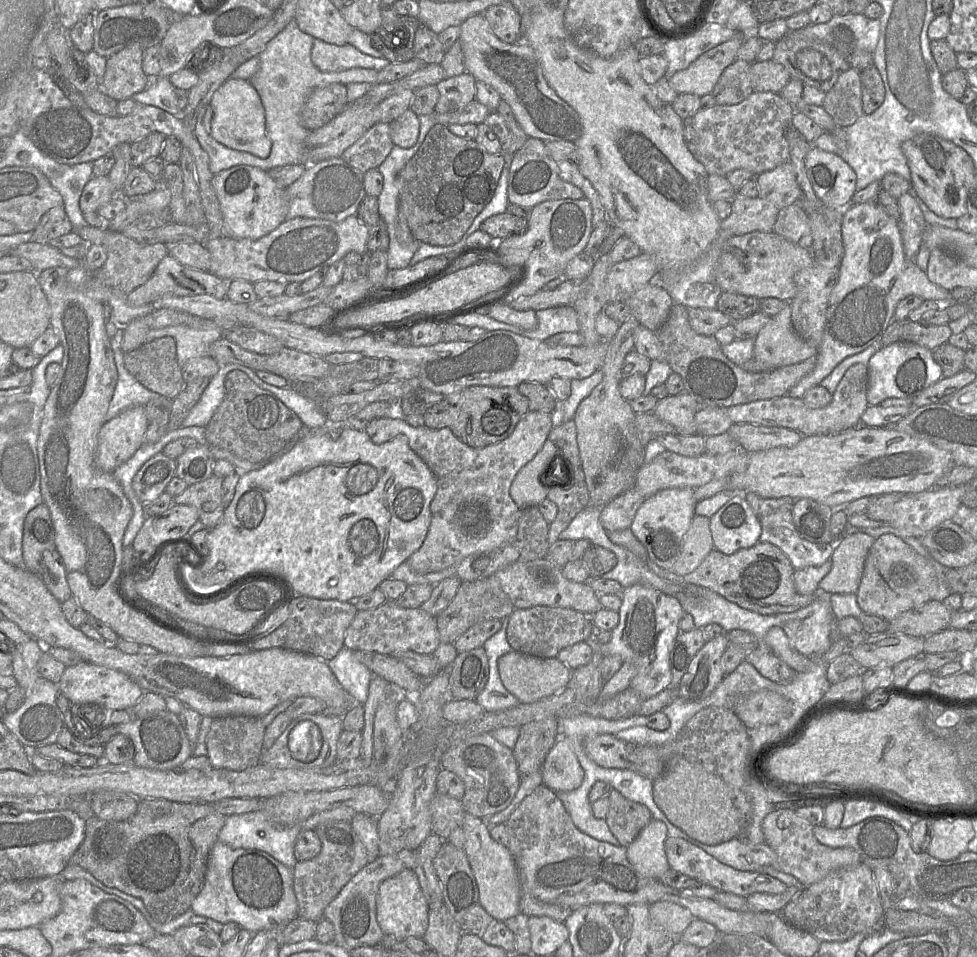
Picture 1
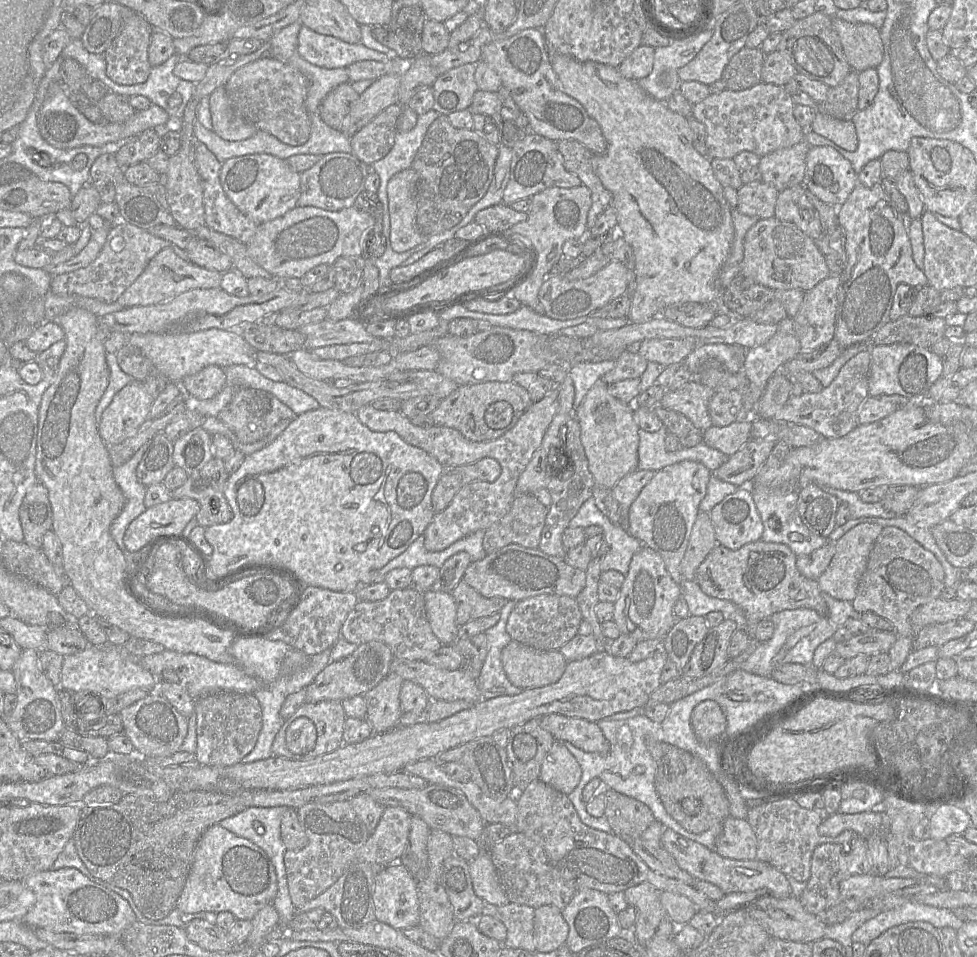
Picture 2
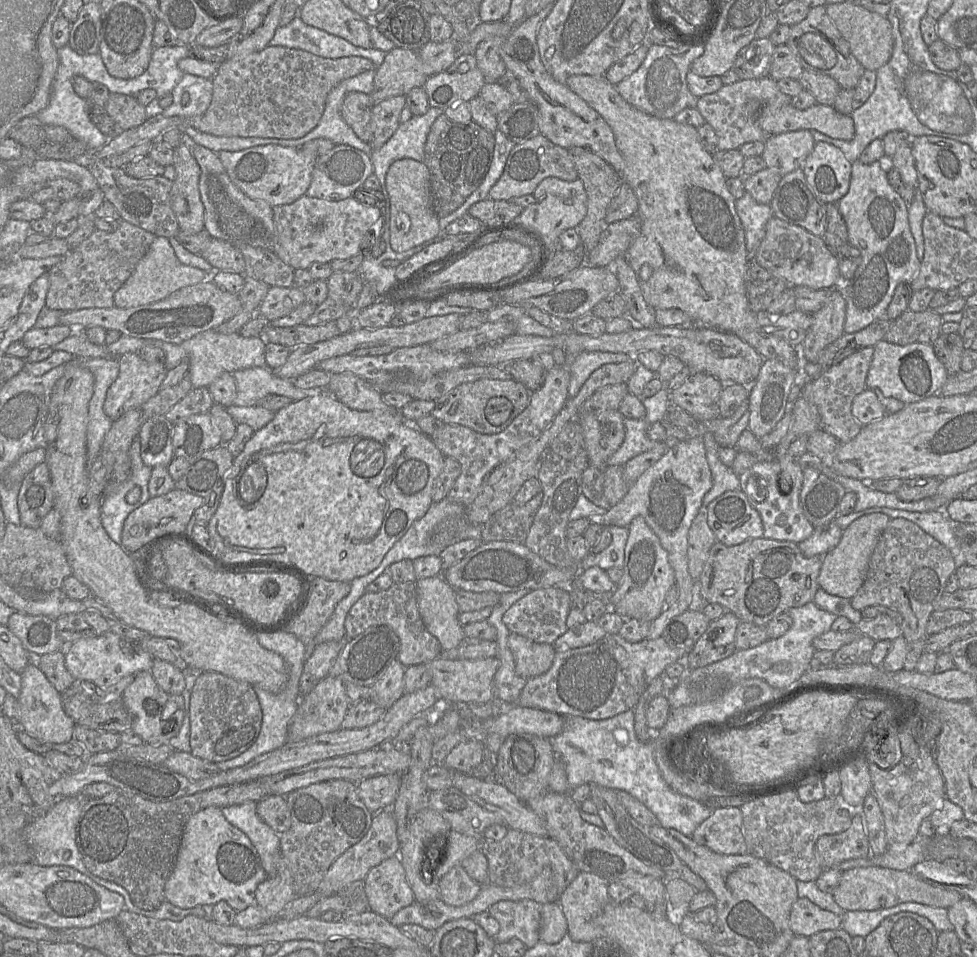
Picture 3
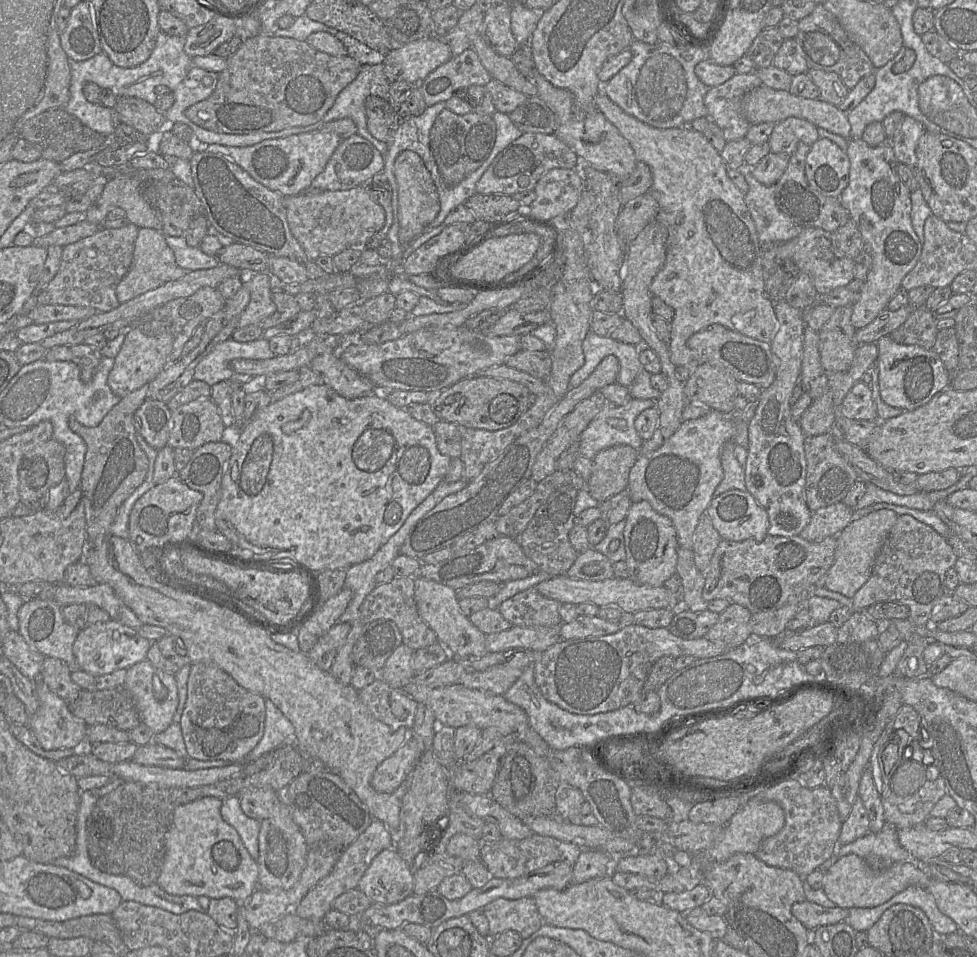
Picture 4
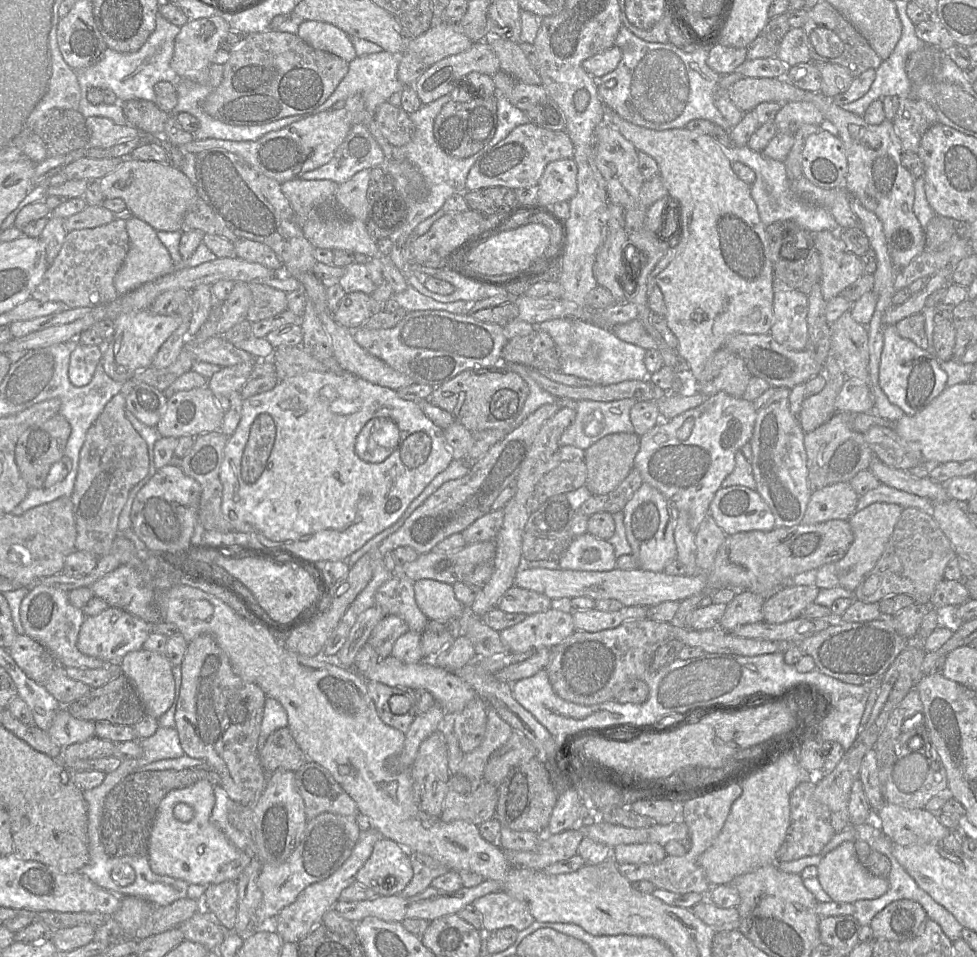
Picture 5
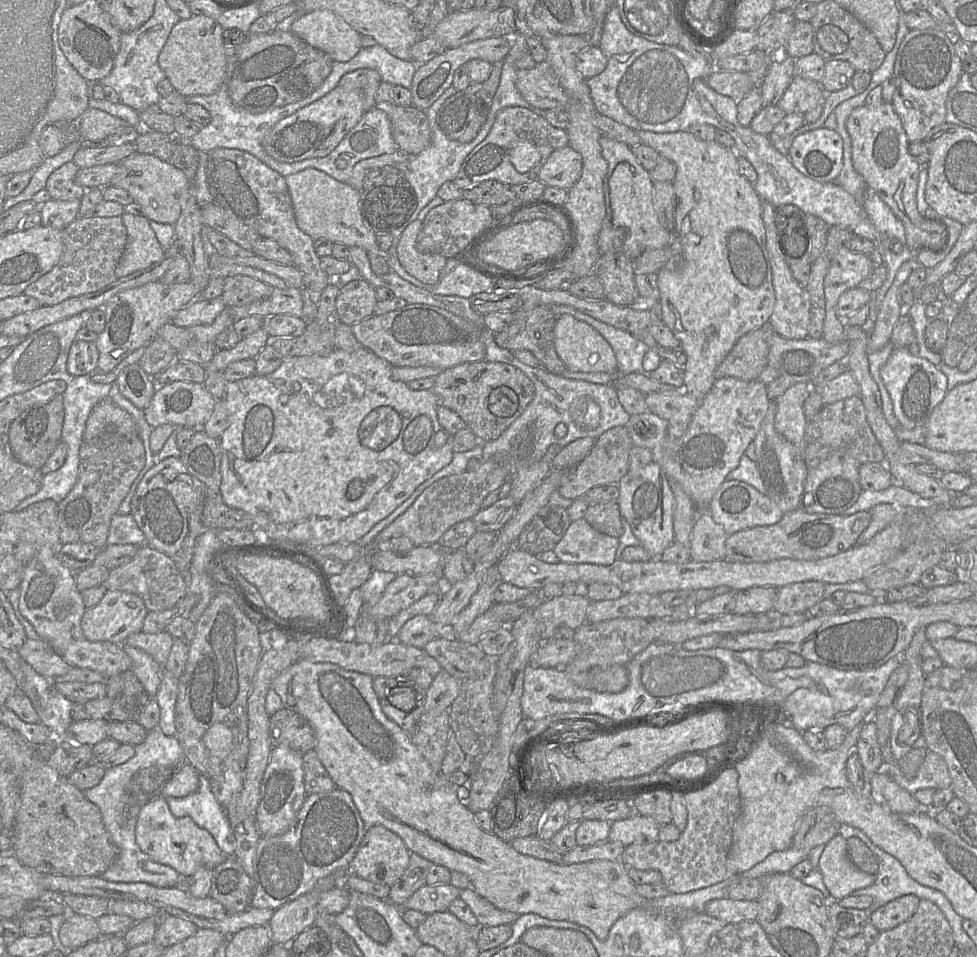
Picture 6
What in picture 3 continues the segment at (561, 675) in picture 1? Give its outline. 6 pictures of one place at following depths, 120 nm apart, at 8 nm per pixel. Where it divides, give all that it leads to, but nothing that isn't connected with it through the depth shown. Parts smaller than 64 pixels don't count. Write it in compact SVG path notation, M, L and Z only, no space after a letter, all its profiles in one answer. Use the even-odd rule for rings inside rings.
M515 633L509 634L508 646L514 657L516 674L527 680L546 673L556 654L552 644L536 643Z

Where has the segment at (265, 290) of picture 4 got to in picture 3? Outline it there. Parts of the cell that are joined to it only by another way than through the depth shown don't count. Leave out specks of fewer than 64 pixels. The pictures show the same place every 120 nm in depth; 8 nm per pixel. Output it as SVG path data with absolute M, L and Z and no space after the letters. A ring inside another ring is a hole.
M271 286L257 313L273 321L284 317L305 302L304 293L295 286L290 288Z

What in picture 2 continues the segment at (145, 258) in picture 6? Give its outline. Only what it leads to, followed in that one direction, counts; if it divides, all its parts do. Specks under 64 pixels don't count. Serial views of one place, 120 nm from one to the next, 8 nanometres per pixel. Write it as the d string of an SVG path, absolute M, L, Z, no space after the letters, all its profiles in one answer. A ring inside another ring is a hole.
M172 246L159 251L142 274L121 294L117 303L124 308L158 304L192 289L221 287L222 273L209 270L181 259Z

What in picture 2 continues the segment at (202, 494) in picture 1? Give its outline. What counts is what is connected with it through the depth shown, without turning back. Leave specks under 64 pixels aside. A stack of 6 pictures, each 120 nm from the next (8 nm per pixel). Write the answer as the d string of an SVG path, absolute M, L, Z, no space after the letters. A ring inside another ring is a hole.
M213 457L204 467L188 476L186 482L172 491L172 498L192 498L199 502L200 510L195 516L200 526L209 526L229 522L233 513L225 498L225 484L229 475L224 460Z

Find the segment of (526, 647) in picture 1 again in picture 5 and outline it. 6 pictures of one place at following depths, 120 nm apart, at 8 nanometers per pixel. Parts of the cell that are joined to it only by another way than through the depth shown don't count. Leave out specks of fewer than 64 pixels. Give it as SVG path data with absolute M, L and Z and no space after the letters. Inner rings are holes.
M513 586L499 599L497 607L507 613L530 616L550 610L551 599L535 591Z

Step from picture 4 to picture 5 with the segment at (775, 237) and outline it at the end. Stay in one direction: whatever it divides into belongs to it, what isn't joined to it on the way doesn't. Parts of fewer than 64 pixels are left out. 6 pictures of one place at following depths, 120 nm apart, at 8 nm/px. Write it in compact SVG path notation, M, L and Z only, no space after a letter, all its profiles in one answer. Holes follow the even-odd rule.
M731 142L729 156L751 168L756 176L751 185L751 197L754 200L760 220L765 227L777 221L792 220L809 232L830 231L839 235L839 225L826 209L812 206L797 200L790 191L785 163L765 156L762 152L751 150L748 145L735 147Z

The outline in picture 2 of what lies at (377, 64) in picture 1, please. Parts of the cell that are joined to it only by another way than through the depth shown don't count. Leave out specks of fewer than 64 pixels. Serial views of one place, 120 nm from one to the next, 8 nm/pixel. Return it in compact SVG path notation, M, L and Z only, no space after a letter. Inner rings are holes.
M302 25L299 30L297 49L299 54L309 63L327 69L346 68L355 62L363 60L373 60L384 63L392 56L370 49L361 43L349 44L336 37L319 34L304 25Z

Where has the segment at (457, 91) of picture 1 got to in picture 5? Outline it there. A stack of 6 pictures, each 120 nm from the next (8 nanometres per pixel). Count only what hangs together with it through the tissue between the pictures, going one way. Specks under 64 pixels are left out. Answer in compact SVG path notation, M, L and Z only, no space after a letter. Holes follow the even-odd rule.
M482 40L458 54L430 66L415 82L414 88L423 105L450 94L456 83L471 72L493 76L500 62L487 40Z

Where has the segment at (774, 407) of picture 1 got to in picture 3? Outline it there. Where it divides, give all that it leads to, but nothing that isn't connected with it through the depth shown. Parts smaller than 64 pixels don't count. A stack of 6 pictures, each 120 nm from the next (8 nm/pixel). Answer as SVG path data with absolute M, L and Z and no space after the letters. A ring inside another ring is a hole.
M874 347L860 349L825 369L817 378L807 382L802 388L802 397L814 404L821 419L821 429L834 436L840 443L854 439L861 431L862 425L853 417L851 407L856 395L864 391Z

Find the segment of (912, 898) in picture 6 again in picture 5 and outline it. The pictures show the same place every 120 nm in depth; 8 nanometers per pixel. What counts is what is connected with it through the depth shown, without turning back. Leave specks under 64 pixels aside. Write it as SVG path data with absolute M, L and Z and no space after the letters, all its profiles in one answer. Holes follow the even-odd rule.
M902 899L876 914L870 927L875 940L906 941L922 933L927 919L919 903Z

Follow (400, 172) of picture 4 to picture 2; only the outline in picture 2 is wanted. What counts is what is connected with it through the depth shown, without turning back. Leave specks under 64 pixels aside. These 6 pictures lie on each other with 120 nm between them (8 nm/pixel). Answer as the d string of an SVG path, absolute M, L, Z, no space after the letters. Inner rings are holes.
M412 168L395 174L388 182L390 243L398 253L420 245L426 238L416 225L416 186L417 174Z

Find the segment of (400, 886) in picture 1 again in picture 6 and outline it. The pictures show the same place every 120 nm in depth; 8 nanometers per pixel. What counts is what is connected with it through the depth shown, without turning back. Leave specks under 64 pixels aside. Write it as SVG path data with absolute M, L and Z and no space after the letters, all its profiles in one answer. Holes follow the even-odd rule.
M381 825L367 827L349 871L359 878L389 887L405 873L410 852L403 840Z

